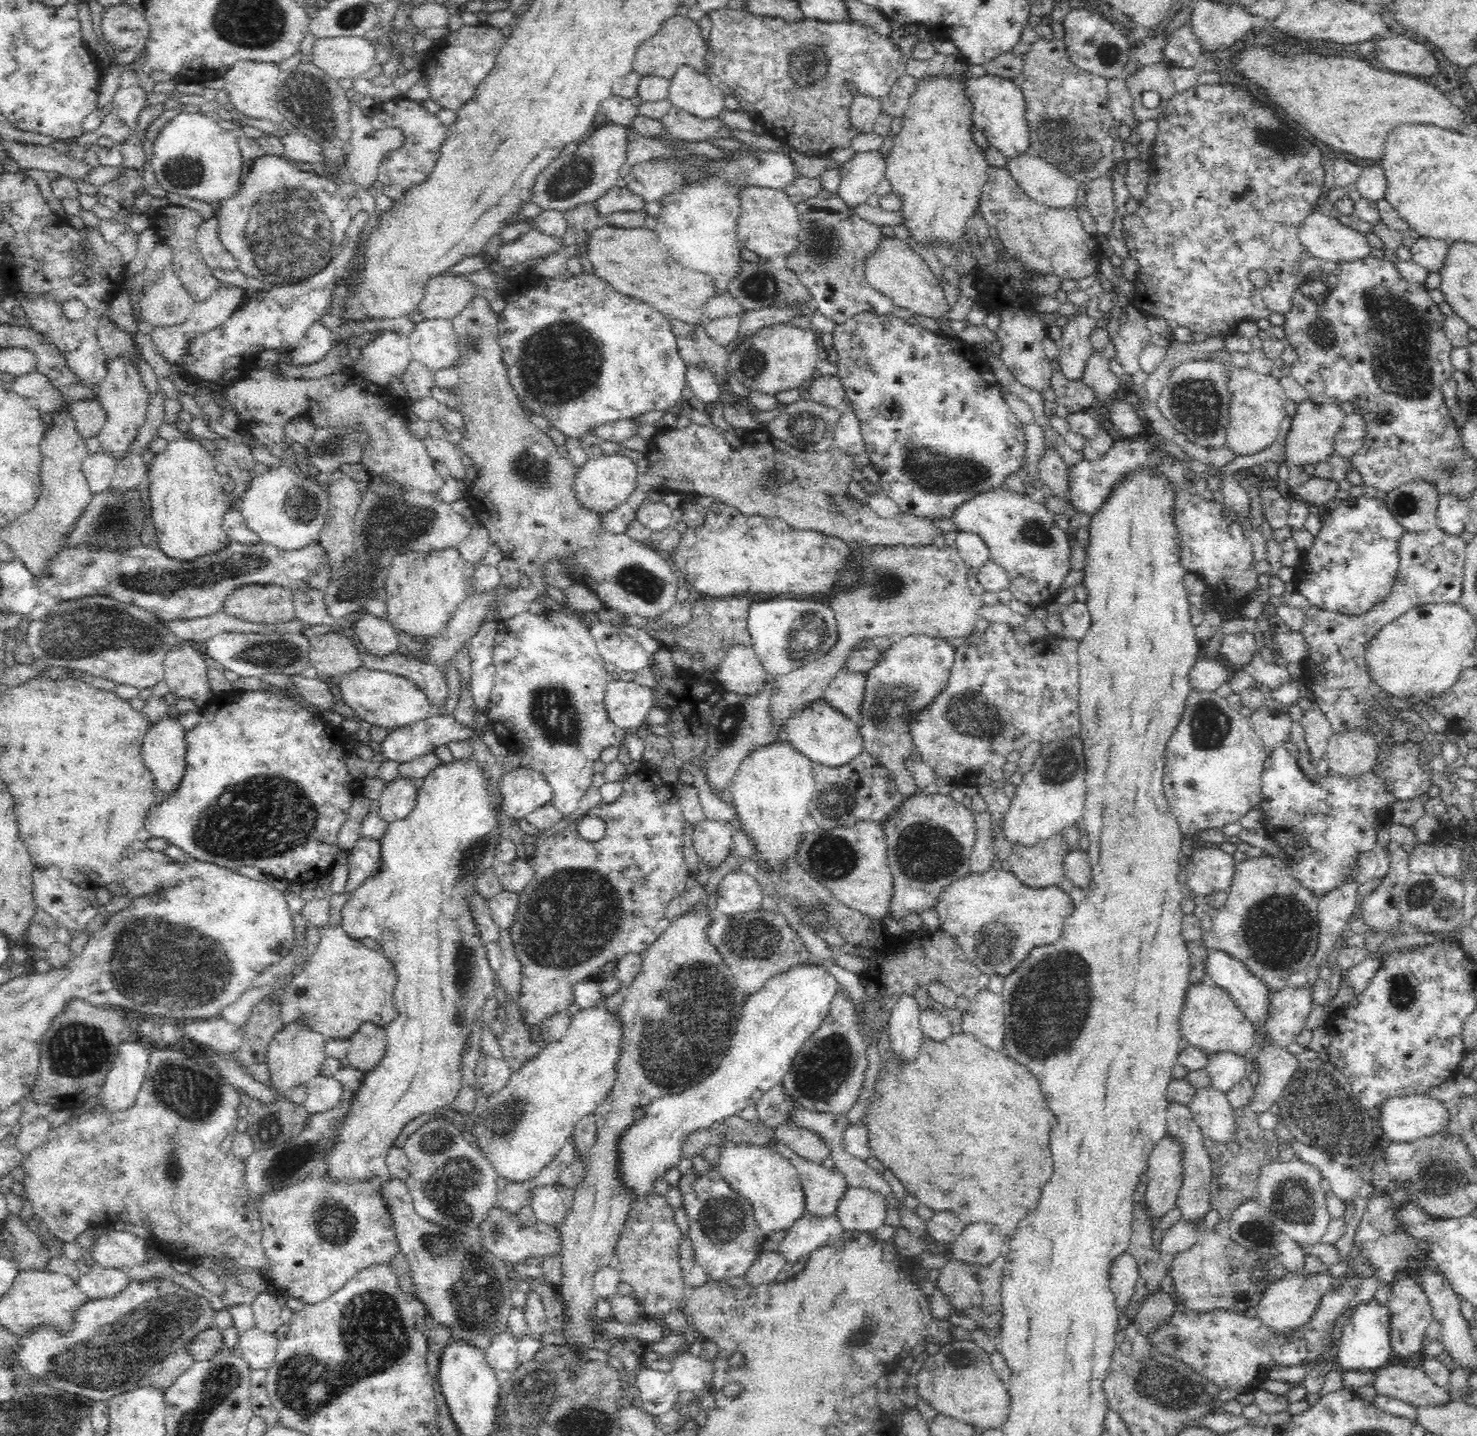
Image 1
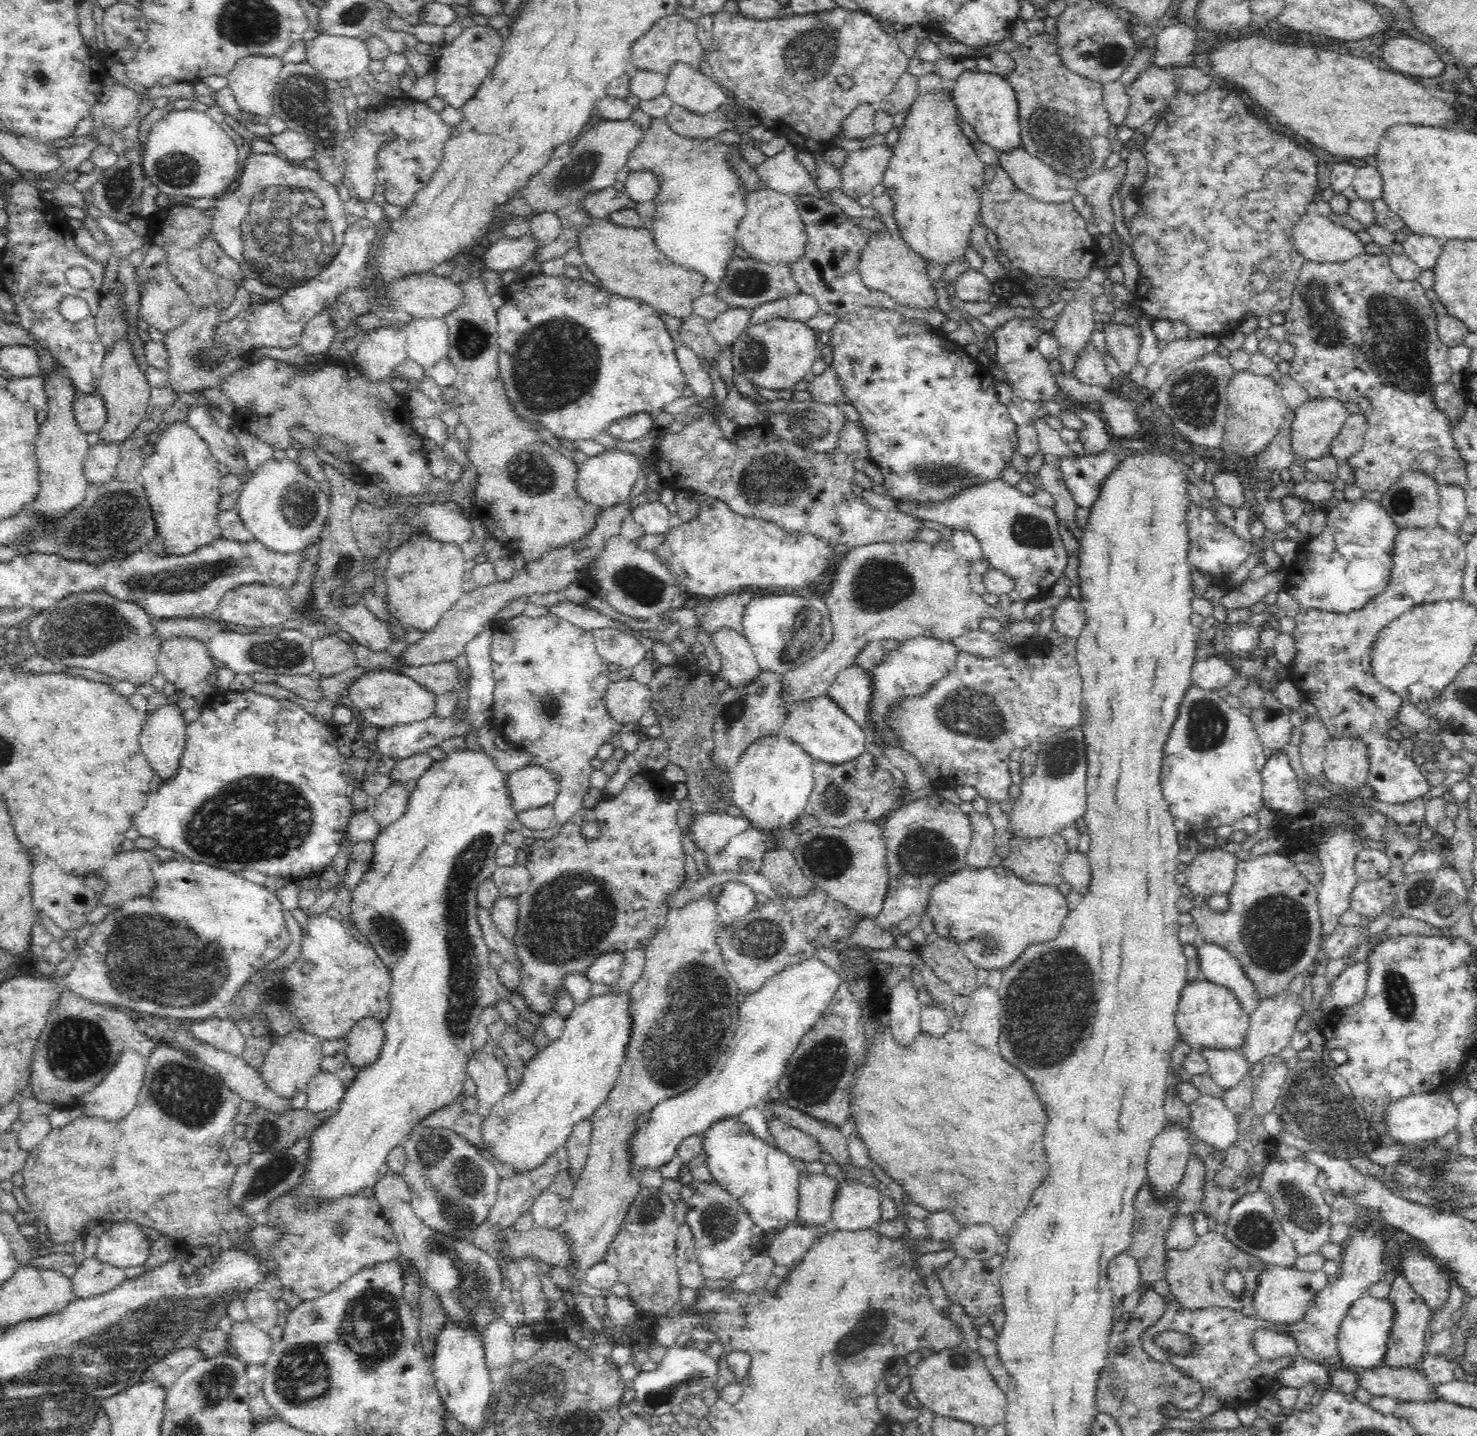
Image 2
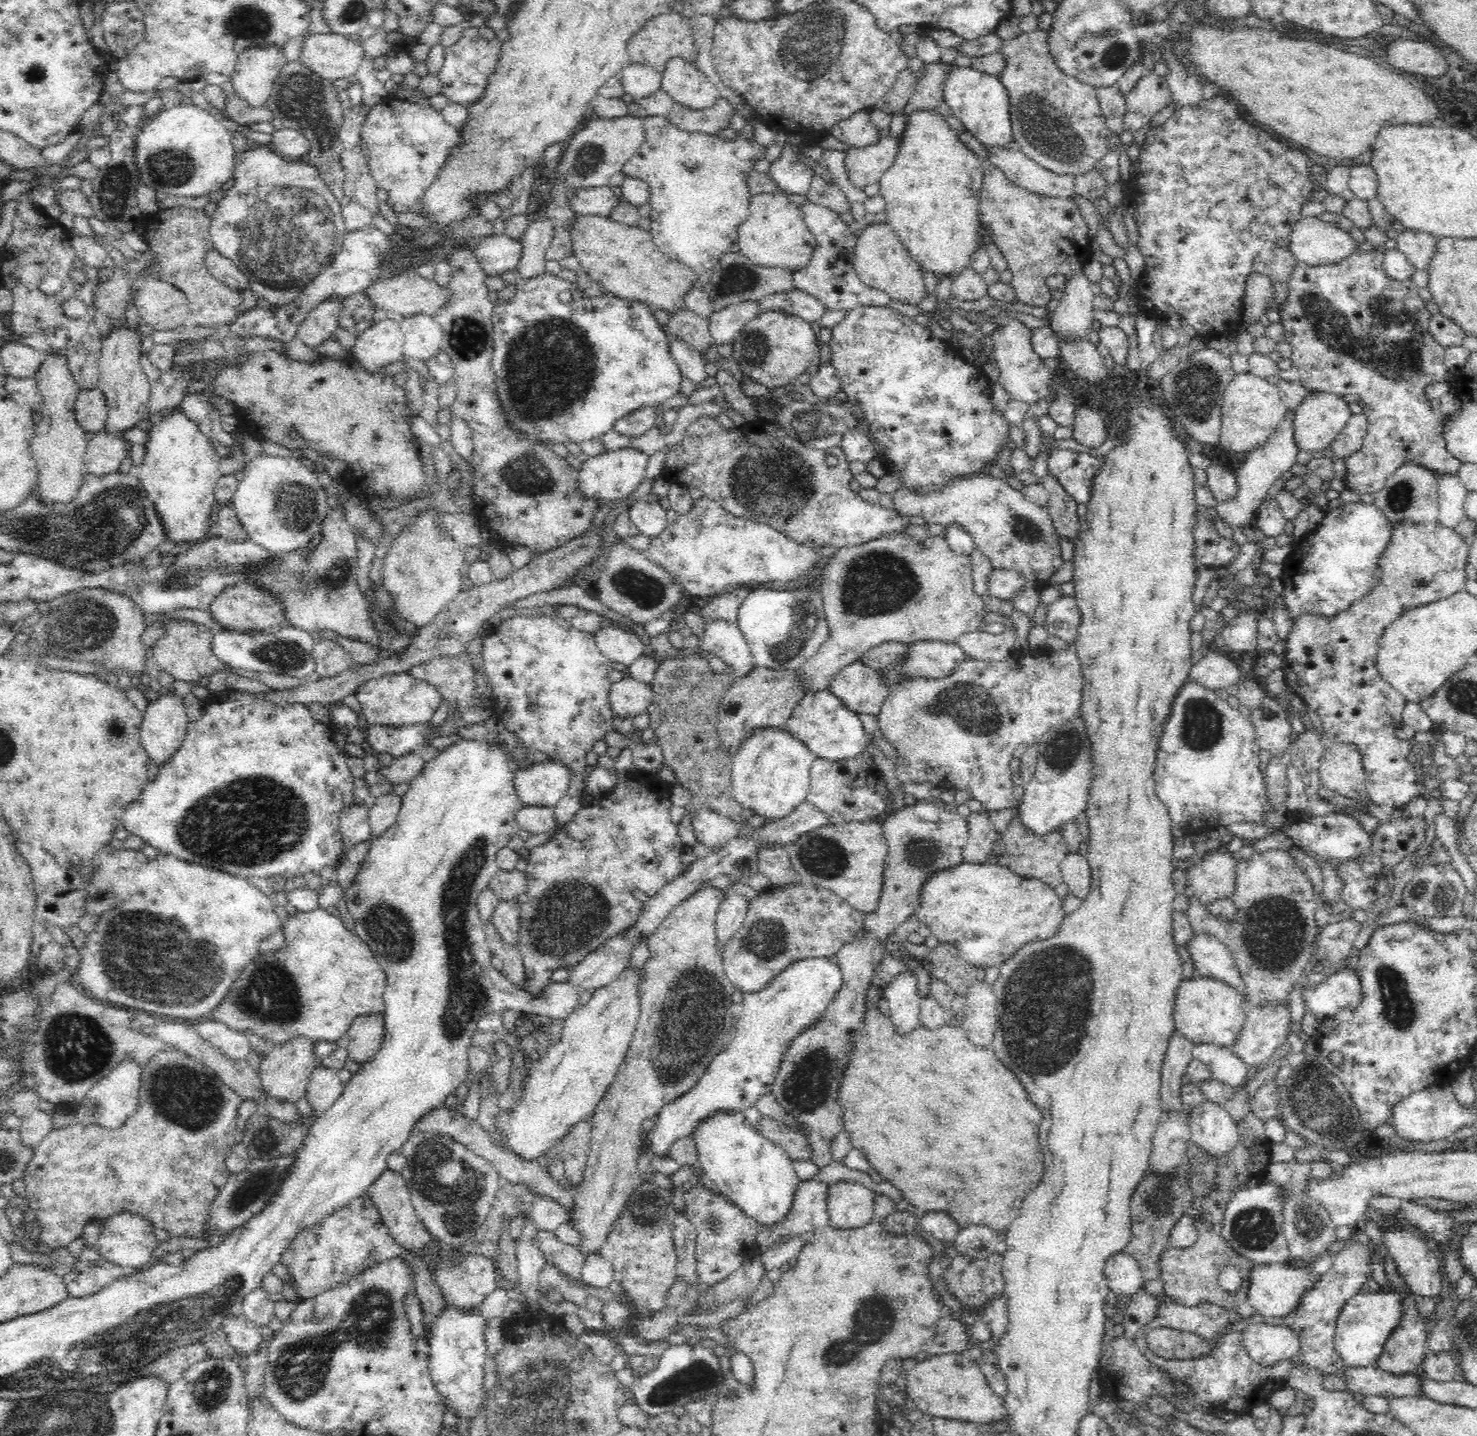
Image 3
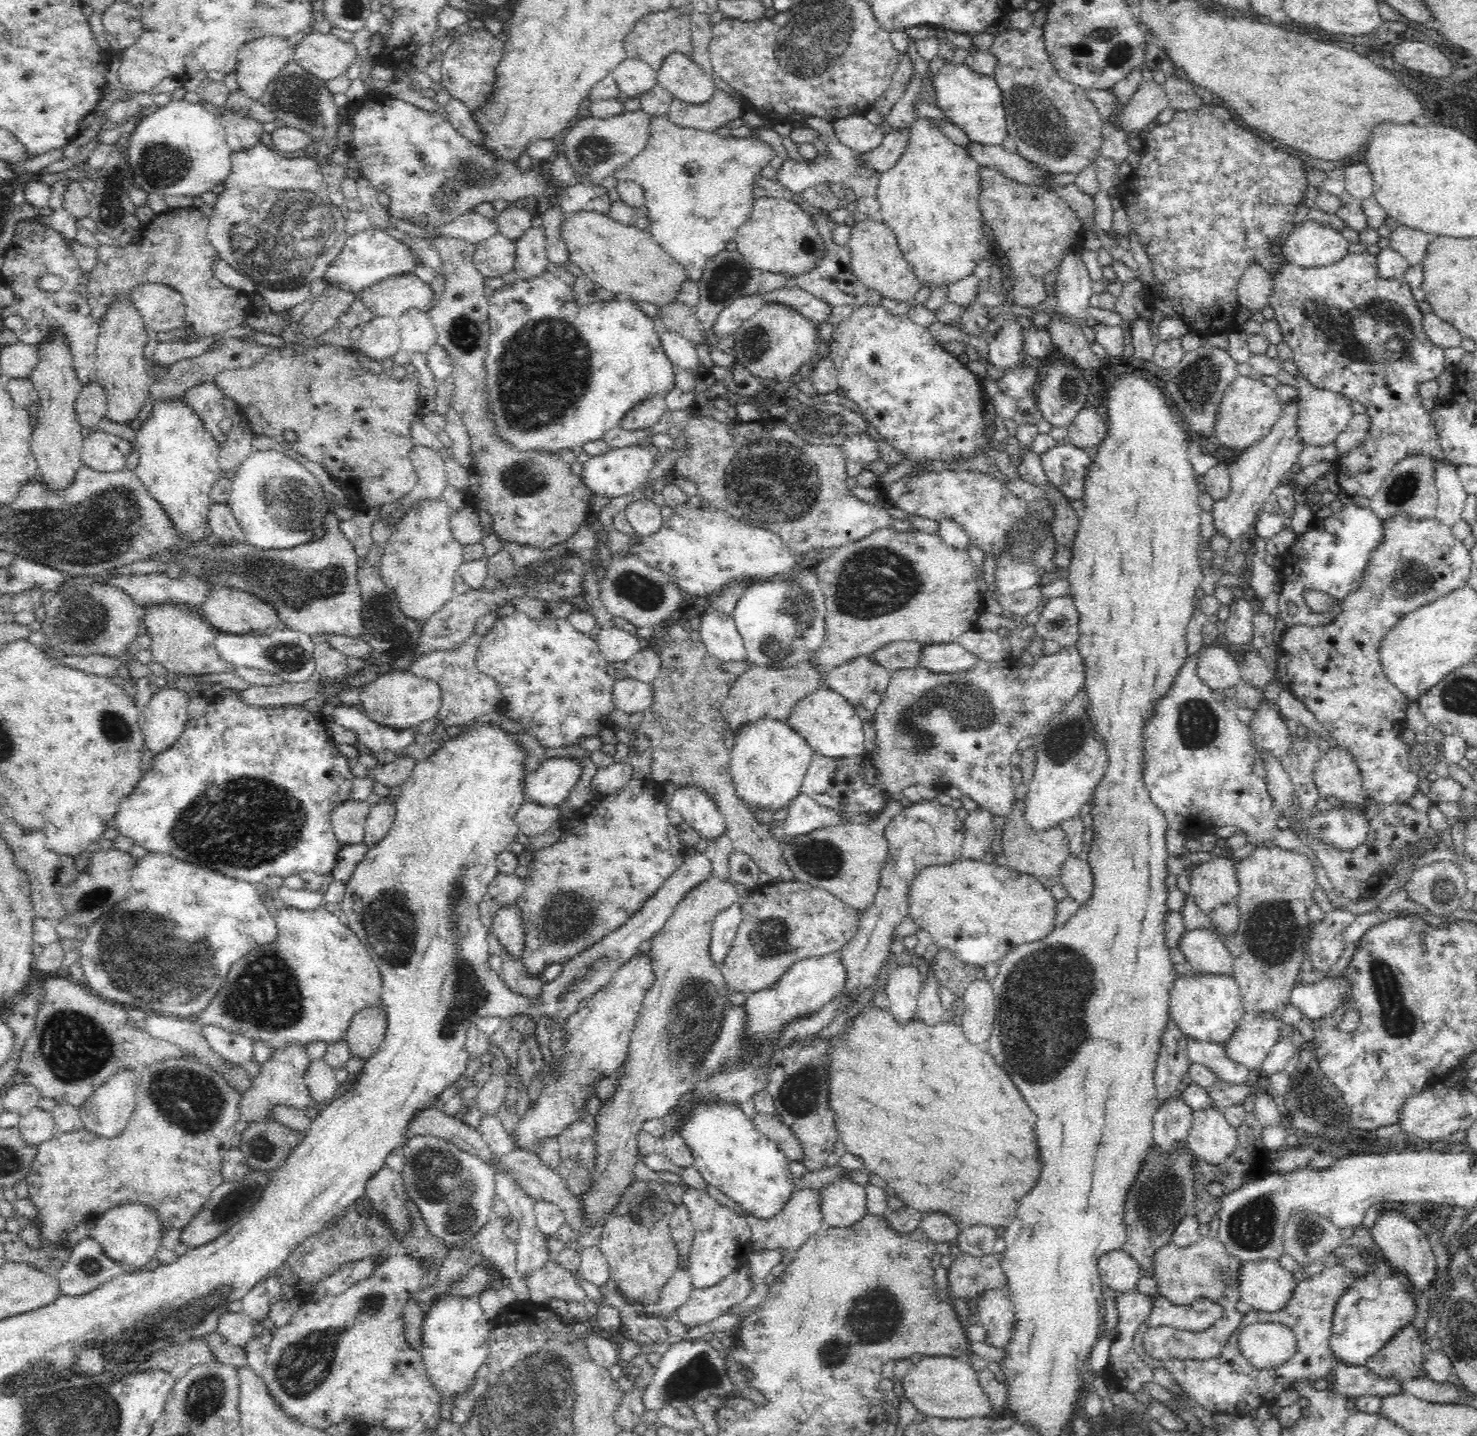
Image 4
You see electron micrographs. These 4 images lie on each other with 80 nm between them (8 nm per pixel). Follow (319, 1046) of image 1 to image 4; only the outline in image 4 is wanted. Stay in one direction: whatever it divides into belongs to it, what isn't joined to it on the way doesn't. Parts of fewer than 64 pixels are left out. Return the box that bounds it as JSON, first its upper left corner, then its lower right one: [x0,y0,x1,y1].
[239,1044,317,1123]

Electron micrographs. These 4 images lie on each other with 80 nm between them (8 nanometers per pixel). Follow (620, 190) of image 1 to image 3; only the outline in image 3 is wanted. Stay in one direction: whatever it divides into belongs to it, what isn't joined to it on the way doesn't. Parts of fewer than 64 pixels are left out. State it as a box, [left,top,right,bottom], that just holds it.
[568,185,624,217]

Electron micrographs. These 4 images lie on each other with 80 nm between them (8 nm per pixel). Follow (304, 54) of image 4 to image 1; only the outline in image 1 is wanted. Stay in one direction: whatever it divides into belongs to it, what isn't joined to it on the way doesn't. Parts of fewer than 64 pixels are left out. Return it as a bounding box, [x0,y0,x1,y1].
[311,36,376,78]

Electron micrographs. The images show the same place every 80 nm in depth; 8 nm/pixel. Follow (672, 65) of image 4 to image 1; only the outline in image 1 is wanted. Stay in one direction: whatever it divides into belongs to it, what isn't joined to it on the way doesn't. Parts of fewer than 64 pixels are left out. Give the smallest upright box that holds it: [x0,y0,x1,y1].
[668,65,725,120]

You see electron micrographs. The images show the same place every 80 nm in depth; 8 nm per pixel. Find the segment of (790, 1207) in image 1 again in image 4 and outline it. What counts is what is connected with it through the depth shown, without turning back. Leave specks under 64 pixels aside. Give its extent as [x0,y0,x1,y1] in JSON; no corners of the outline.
[680,1102,797,1220]

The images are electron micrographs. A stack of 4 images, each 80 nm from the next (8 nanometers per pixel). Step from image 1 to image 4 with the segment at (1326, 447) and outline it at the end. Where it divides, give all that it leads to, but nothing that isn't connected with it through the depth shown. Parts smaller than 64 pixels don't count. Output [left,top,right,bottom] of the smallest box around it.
[1282,359,1354,446]

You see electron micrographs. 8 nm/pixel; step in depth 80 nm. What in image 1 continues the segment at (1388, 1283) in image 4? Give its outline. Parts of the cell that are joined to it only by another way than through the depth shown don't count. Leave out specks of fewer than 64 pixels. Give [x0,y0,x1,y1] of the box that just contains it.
[1337,1300,1393,1370]

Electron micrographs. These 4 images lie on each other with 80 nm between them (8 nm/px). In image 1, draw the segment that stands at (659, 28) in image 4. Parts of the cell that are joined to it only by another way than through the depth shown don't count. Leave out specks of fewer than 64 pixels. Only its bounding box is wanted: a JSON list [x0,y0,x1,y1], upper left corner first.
[633,16,709,81]

